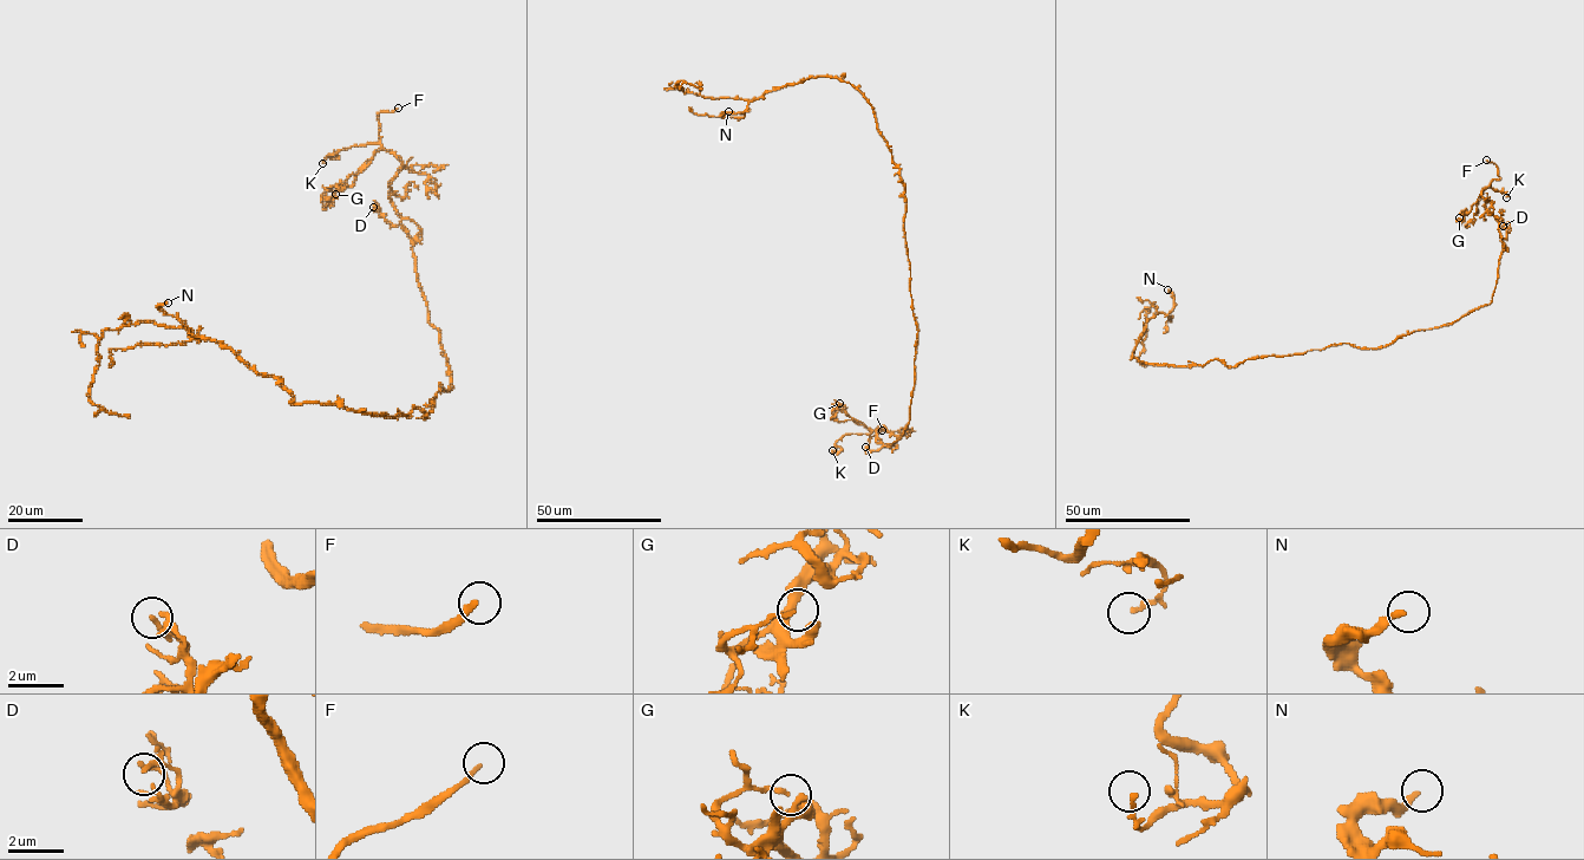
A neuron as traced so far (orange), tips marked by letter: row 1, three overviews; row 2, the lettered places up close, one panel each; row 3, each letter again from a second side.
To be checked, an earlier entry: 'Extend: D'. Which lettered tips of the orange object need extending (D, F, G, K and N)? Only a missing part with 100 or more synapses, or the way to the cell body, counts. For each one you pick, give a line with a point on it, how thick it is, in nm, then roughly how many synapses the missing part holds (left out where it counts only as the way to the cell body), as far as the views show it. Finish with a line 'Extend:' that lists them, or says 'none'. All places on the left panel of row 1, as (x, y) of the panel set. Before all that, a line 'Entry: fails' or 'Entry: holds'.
Entry: fails
F: place (398, 108); calibre 200 nm
Extend: F

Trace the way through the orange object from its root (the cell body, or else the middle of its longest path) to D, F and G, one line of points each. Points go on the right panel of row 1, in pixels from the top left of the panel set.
D: (1278, 357), (1341, 344), (1380, 347), (1418, 330), (1451, 325), (1488, 304), (1503, 239), (1510, 230), (1503, 226)
F: (1278, 357), (1341, 344), (1380, 347), (1488, 304), (1503, 240), (1481, 194), (1499, 178), (1497, 167), (1486, 160)
G: (1278, 357), (1341, 344), (1380, 347), (1488, 304), (1503, 240), (1499, 222), (1485, 209), (1486, 188), (1459, 217)

